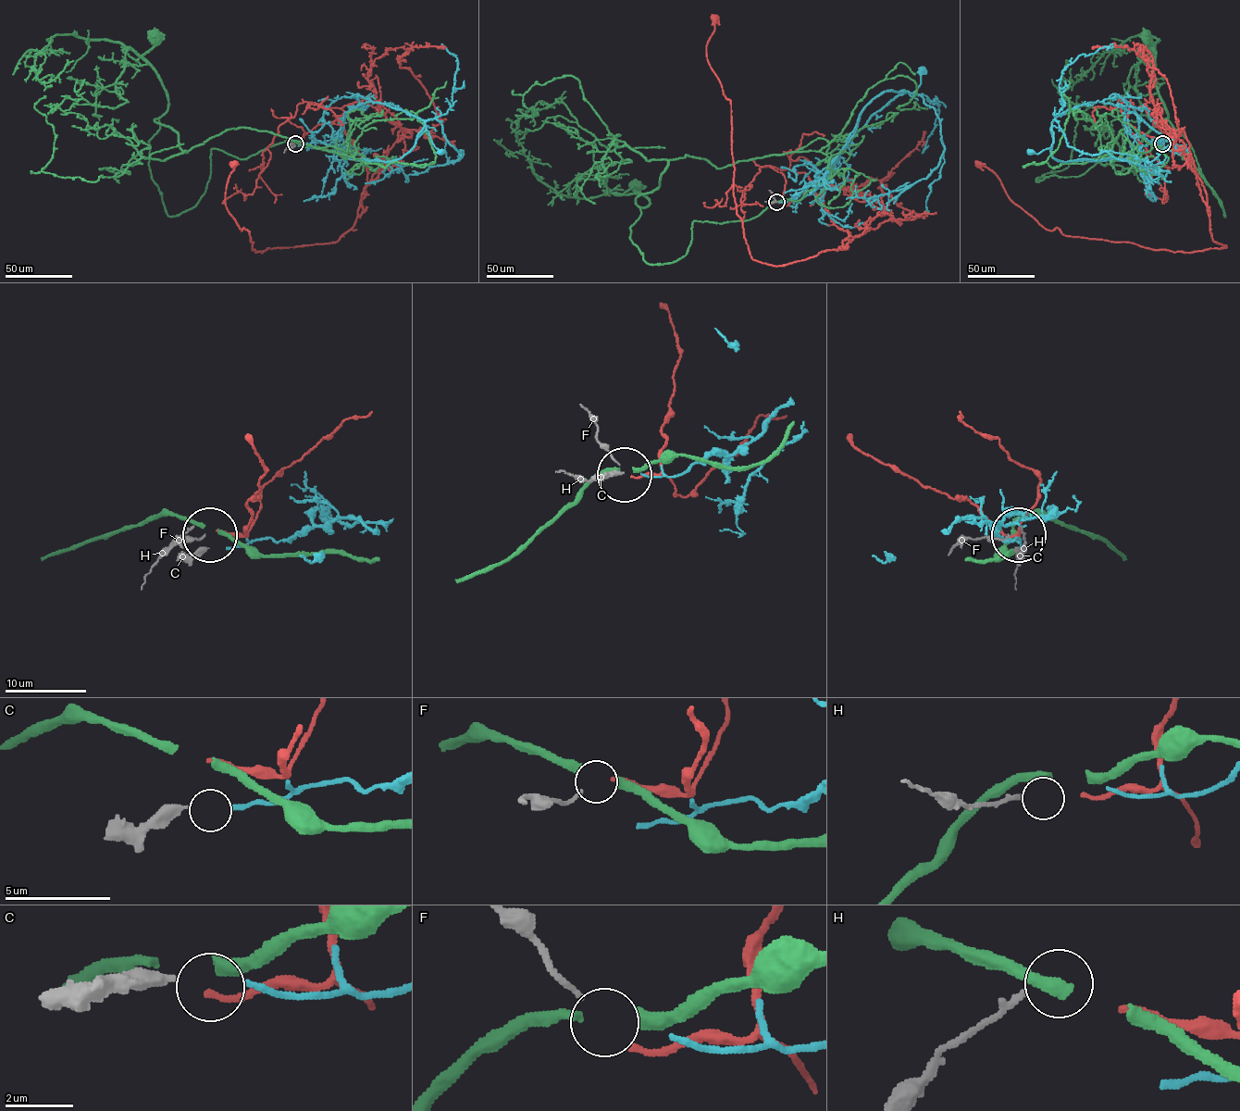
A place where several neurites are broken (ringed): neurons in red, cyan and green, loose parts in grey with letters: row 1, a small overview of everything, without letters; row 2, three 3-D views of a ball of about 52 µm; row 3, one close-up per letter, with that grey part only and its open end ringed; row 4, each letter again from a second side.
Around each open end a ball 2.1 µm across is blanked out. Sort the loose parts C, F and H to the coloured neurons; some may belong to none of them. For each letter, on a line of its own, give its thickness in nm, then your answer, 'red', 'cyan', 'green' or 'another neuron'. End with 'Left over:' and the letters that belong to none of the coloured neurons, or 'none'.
C: calibre 360 nm; cyan
F: calibre 160 nm; red
H: calibre 200 nm; another neuron
Left over: H

